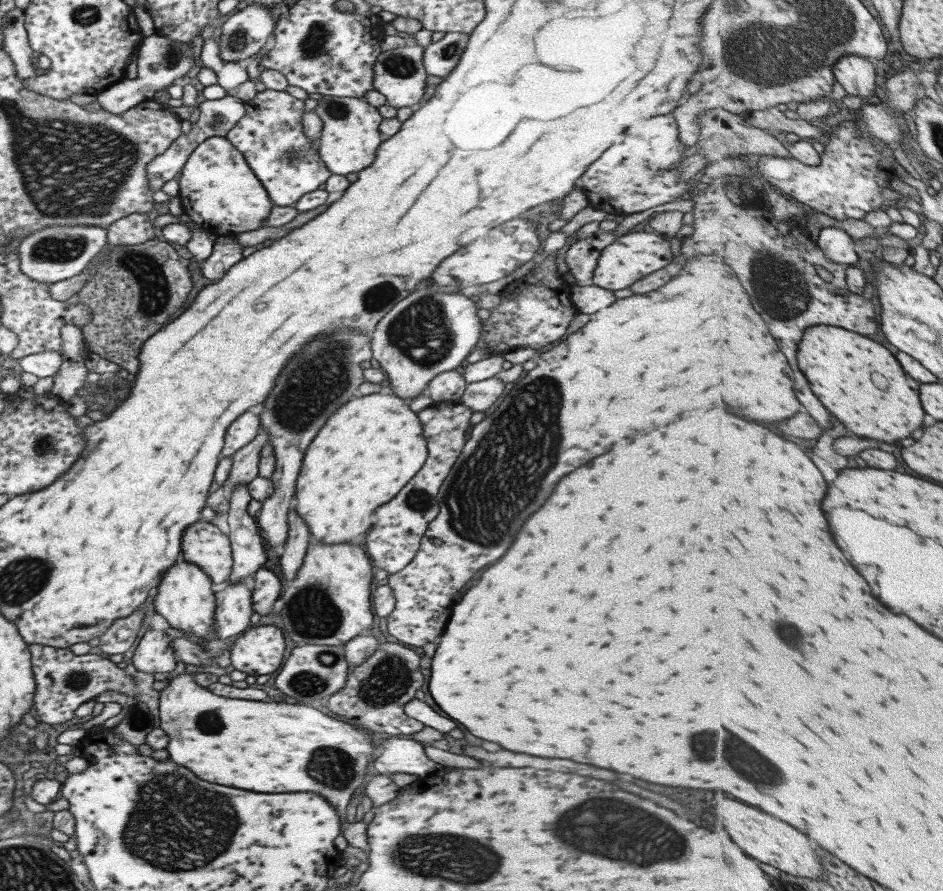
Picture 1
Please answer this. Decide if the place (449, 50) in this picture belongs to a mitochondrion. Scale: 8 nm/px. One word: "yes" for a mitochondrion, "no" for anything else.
yes

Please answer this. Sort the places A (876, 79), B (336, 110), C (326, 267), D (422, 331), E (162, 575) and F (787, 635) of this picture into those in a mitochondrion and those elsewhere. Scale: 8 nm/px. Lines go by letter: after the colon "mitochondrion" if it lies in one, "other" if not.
A: other
B: mitochondrion
C: other
D: mitochondrion
E: other
F: mitochondrion

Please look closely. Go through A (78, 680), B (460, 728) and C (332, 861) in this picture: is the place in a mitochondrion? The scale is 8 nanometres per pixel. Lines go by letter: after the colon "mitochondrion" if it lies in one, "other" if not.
A: mitochondrion
B: other
C: other

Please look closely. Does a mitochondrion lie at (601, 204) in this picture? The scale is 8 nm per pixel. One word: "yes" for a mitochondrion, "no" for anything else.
no

